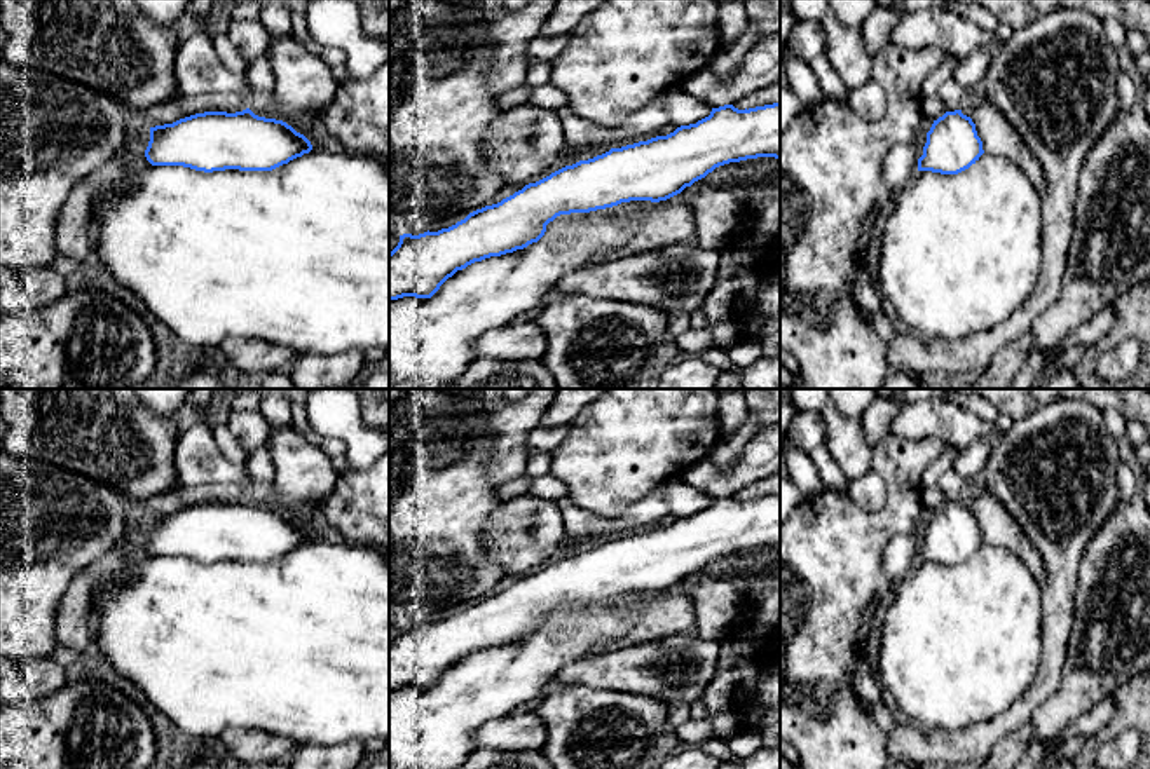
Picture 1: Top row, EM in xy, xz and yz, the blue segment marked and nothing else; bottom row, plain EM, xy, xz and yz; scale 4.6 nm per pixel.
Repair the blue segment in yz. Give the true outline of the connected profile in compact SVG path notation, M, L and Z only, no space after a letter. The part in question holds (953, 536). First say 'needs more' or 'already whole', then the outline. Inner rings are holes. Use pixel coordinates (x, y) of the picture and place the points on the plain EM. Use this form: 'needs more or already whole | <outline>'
needs more | M962 500L946 502L934 511L927 523L923 546L918 549L918 563L895 584L895 602L888 609L880 642L880 684L890 691L900 710L909 720L925 729L935 731L962 731L969 725L986 722L1007 711L1031 685L1042 659L1040 643L1042 626L1042 584L1031 575L1030 568L1009 549L989 546L982 541L982 532L977 527L975 514Z

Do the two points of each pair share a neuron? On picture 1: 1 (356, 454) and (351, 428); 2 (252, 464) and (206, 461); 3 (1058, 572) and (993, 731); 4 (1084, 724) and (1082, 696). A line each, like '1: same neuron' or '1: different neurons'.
1: same neuron
2: different neurons
3: same neuron
4: different neurons

